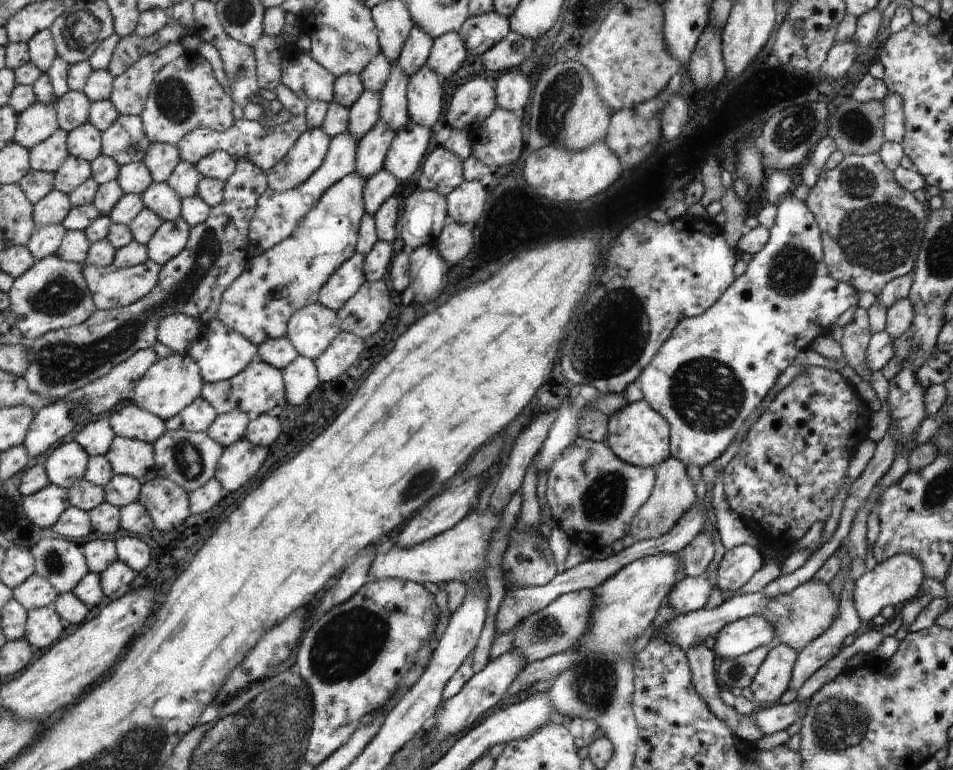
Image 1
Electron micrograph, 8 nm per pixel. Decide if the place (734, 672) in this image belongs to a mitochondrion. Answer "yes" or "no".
yes

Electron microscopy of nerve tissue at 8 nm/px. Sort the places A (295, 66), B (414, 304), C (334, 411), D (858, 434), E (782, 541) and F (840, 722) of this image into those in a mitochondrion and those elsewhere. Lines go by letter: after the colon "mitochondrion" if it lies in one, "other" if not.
A: other
B: other
C: other
D: other
E: other
F: mitochondrion

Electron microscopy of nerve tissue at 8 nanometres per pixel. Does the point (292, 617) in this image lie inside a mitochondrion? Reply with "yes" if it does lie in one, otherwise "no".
no

